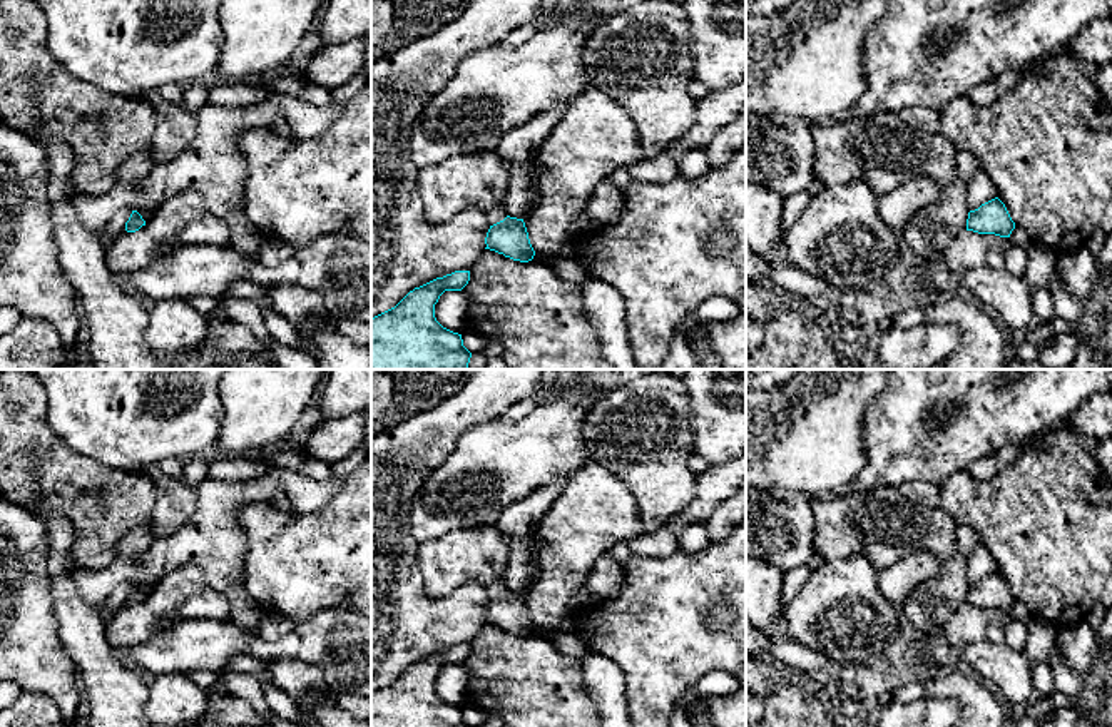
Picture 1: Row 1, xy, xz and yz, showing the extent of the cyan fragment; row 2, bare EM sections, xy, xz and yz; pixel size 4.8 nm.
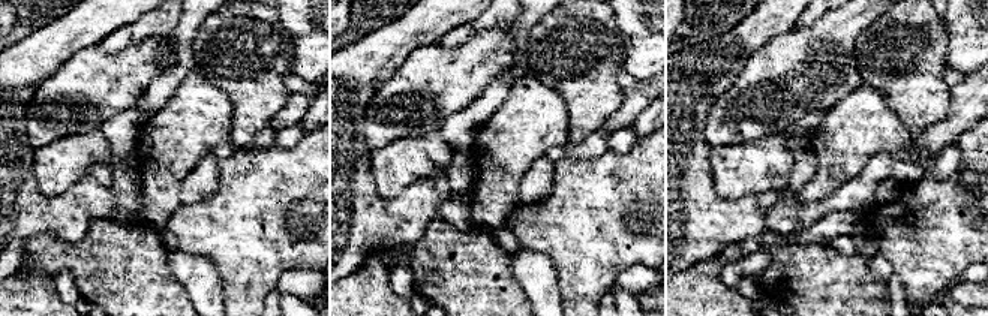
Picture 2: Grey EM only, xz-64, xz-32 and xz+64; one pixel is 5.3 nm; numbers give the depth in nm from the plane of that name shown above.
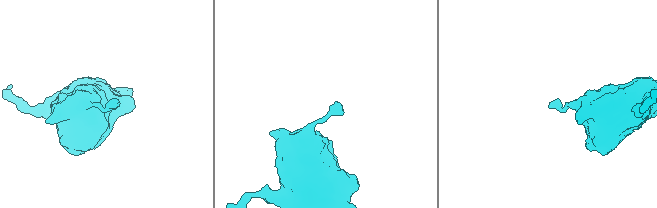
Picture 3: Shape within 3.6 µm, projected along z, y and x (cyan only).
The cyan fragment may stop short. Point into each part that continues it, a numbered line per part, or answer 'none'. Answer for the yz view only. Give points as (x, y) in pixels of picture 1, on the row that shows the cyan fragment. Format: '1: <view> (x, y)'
none

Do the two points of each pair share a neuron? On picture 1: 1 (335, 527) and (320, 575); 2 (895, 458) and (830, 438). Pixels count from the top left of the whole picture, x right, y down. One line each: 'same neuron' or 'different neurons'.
1: same neuron
2: different neurons

